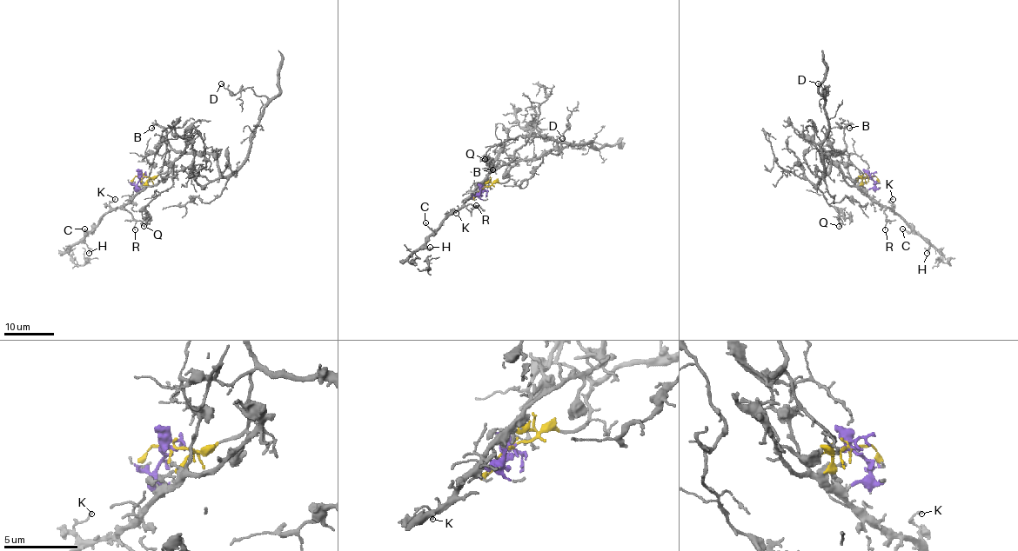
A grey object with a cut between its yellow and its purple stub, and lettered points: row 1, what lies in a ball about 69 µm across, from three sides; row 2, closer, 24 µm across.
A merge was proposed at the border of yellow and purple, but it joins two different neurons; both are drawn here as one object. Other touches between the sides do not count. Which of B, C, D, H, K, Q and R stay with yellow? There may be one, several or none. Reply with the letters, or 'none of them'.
B, D, Q

